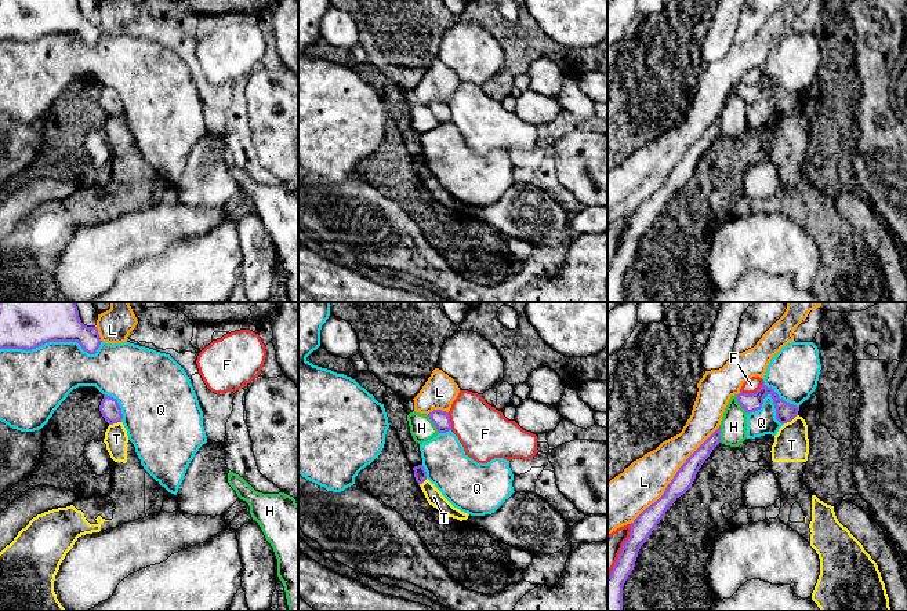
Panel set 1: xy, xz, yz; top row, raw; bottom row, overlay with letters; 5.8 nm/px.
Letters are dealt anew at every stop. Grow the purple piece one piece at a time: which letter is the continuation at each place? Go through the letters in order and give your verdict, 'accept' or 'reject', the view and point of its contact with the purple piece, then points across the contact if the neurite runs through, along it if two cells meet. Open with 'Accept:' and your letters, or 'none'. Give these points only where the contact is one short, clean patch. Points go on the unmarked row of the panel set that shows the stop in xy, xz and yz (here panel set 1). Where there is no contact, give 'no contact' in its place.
Accept: none
F: reject; meets purple in yz at (751, 84)
H: reject; meets purple in yz at (739, 94)
L: reject; meets purple in yz at (674, 167)
Q: reject; meets purple in xy at (53, 32)
T: reject; meets purple in yz at (790, 112); border along yz (797, 105), (784, 115)

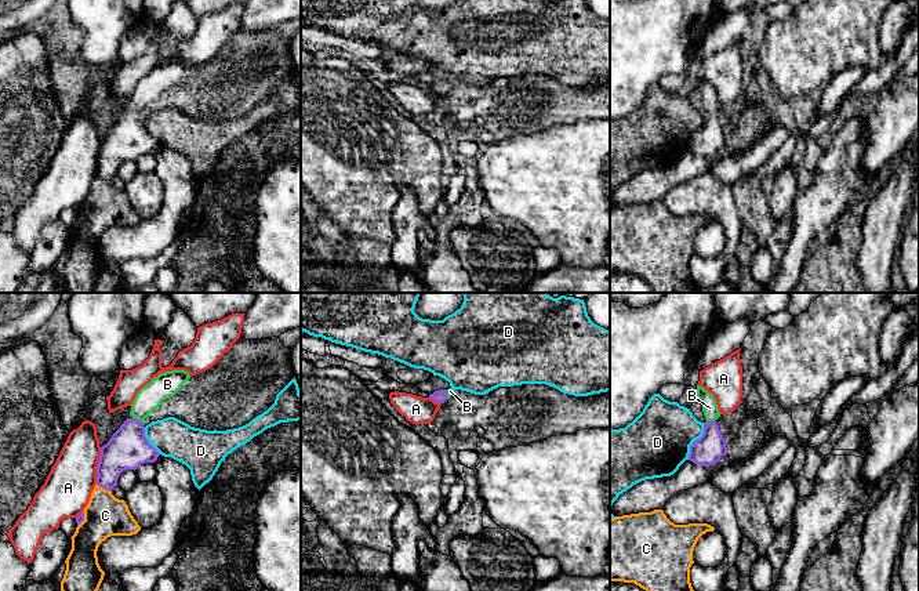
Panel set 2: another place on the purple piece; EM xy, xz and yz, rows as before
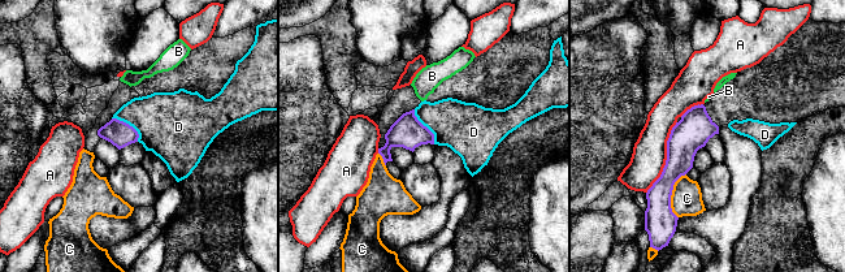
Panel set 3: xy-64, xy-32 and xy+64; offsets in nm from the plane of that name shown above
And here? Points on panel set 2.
Accept: B
A: reject; meets purple in xy at (98, 156)
B: accept; meets purple in xy at (137, 111); runs through xy (127, 140), (137, 111), (140, 100), (149, 89)
C: reject; meets purple in xy at (104, 178)
D: reject; meets purple in yz at (694, 131)

